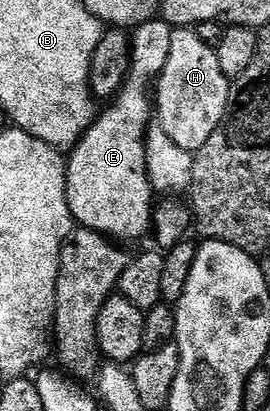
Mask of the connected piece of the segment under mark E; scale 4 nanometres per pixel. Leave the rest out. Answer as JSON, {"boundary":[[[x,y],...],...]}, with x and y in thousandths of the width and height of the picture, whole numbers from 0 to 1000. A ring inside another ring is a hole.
{"boundary":[[[570,41],[530,61],[515,61],[485,85],[493,127],[485,129],[485,168],[478,192],[448,209],[448,221],[389,273],[363,277],[344,302],[315,319],[285,355],[248,377],[241,448],[248,450],[248,499],[270,521],[274,545],[337,557],[415,584],[467,591],[500,586],[563,560],[570,528],[574,467],[552,438],[544,411],[544,363],[537,331],[552,326],[559,292],[574,280],[574,251],[559,238],[559,214],[596,185],[604,158],[619,158],[619,139],[633,139],[633,90],[644,68],[607,46]]]}

